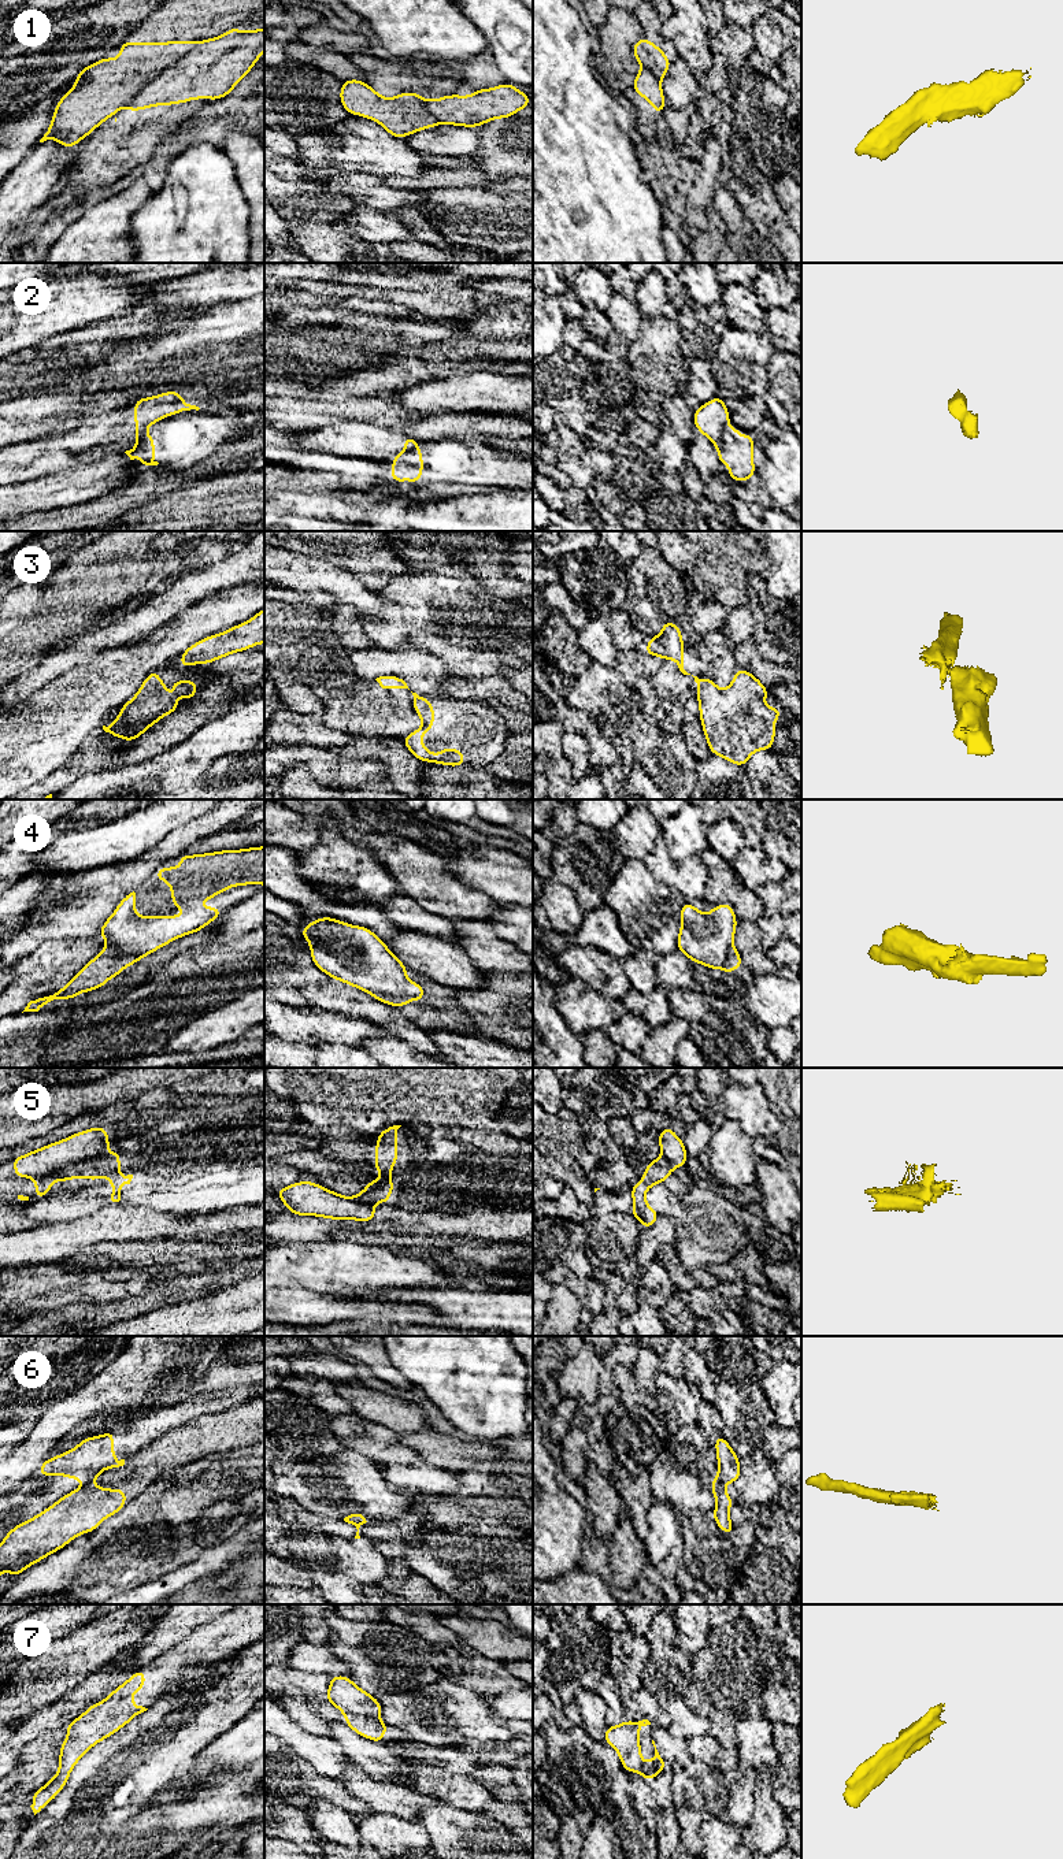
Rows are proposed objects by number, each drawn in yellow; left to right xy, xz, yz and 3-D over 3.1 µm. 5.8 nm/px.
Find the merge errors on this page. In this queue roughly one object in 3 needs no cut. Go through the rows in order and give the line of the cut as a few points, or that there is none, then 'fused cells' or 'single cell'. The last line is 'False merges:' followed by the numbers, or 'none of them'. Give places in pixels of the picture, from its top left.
1: cut xy (196, 43), (192, 49), (151, 80), (125, 106); fused cells
2: cut yz (723, 433), (715, 444); fused cells
3: cut xz (418, 696), (414, 698); fused cells
4: cut xy (102, 952), (117, 949), (125, 956), (141, 957); fused cells
5: cut xy (107, 1154), (86, 1158), (33, 1179); fused cells
6: cut yz (717, 1476), (722, 1484); fused cells
7: cut xz (339, 1707), (377, 1717); fused cells
False merges: 1, 2, 3, 4, 5, 6, 7

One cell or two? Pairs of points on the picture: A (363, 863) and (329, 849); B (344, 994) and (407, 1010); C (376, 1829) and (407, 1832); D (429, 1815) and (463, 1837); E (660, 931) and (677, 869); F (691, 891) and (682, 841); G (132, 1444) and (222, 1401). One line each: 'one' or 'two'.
A: one
B: two
C: one
D: one
E: two
F: two
G: one

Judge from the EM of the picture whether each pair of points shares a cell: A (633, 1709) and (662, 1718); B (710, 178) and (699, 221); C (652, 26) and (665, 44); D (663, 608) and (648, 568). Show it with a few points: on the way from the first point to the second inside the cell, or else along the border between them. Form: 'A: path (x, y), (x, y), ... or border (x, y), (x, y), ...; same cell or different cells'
A: path (640, 1709), (651, 1709), (655, 1713); same cell
B: path (702, 189), (699, 210); same cell
C: path (652, 30), (660, 40); same cell
D: path (656, 598), (656, 590), (651, 578); same cell

